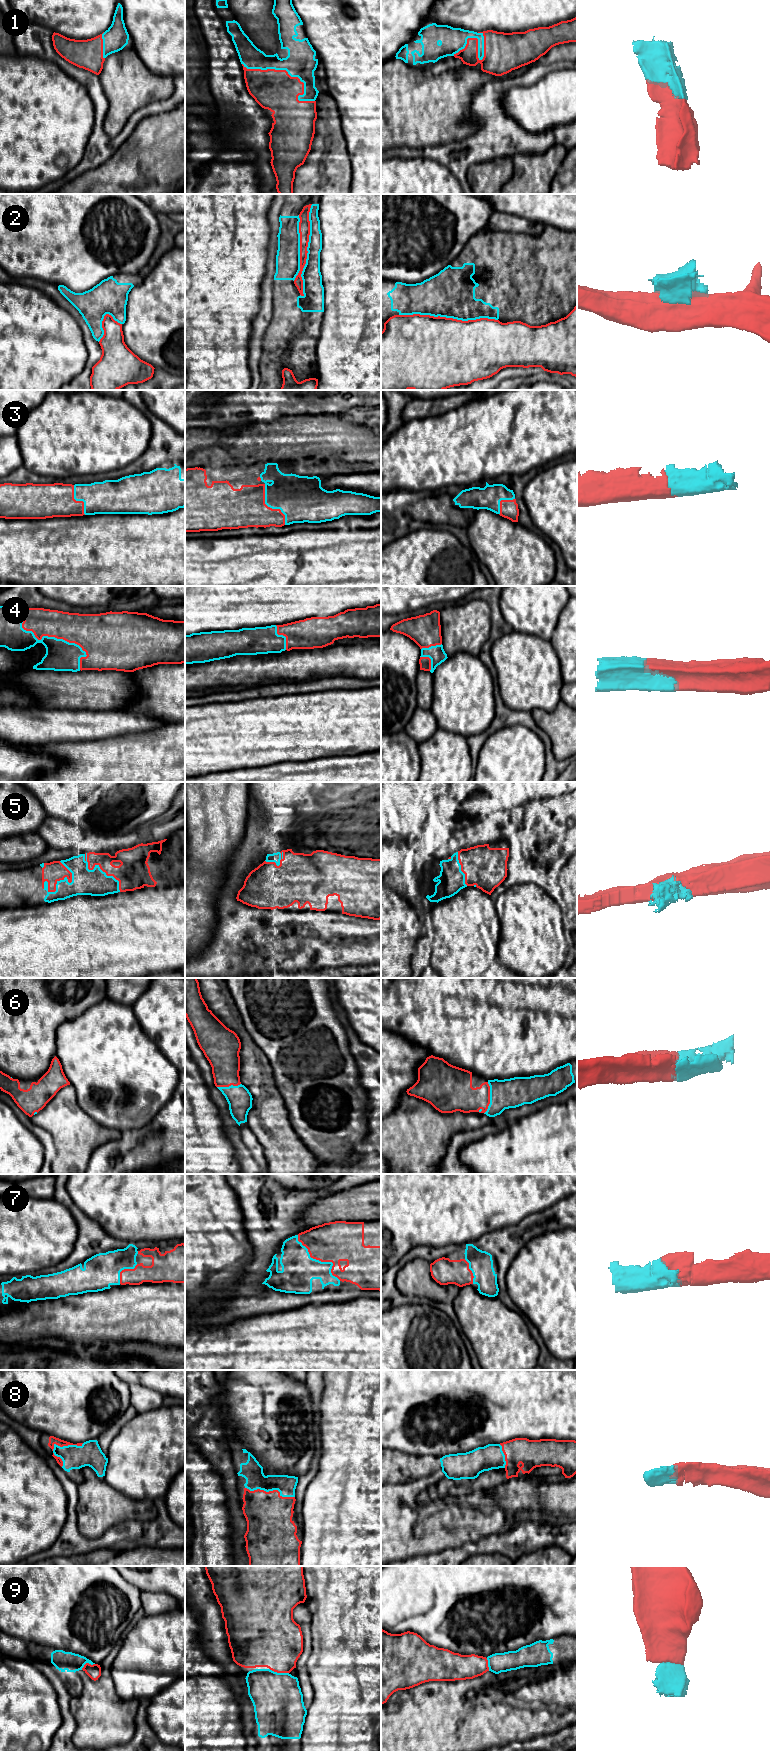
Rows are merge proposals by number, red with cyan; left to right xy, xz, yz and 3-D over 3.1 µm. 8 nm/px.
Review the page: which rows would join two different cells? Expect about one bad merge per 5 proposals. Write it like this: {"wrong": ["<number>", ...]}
{"wrong": ["2", "5"]}

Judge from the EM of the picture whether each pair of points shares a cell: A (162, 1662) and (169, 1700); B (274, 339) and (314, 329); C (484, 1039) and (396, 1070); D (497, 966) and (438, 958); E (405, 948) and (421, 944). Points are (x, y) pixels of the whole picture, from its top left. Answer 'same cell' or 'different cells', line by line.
A: different cells
B: same cell
C: different cells
D: different cells
E: different cells

